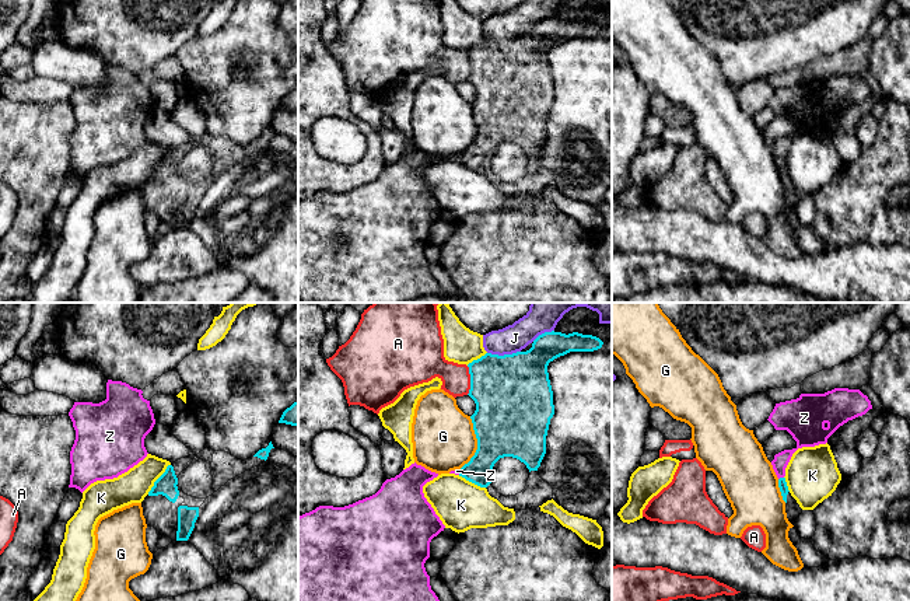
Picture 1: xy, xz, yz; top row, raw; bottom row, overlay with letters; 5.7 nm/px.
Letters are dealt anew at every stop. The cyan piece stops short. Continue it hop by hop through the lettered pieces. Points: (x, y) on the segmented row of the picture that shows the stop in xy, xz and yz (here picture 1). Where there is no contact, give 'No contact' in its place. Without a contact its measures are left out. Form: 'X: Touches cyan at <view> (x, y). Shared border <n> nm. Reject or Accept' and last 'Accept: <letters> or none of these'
A: Touches cyan at xz (471, 380). Shared border 170 nm. Reject
G: Touches cyan at xz (478, 443). Shared border 320 nm. Reject
J: Touches cyan at xz (504, 355). Shared border 190 nm. Reject
K: Touches cyan at xy (157, 479). Shared border 220 nm. Reject
Z: Touches cyan at yz (780, 478). Shared border 40 nm. Reject
Accept: none of these

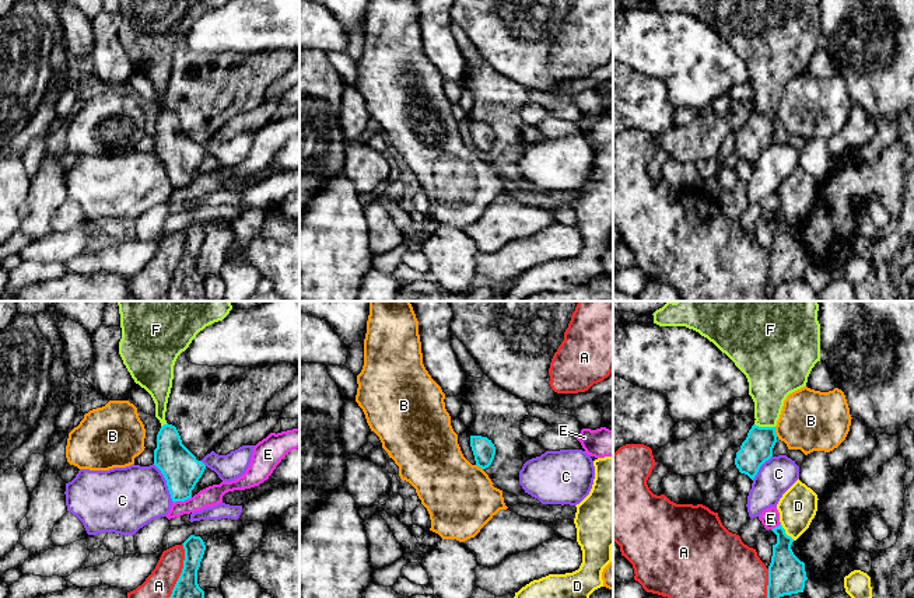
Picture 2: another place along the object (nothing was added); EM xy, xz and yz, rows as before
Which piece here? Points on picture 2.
A: Touches cyan at xy (182, 570). Shared border 320 nm. Reject
B: Touches cyan at yz (774, 432). Shared border 60 nm. Reject
C: Touches cyan at xy (167, 483). Shared border 260 nm. Reject
D: Touches cyan at yz (784, 532). Shared border 130 nm. Reject
E: Touches cyan at xy (182, 500). Shared border 110 nm. Reject
F: Touches cyan at yz (764, 427). Shared border 120 nm. Accept
Accept: F

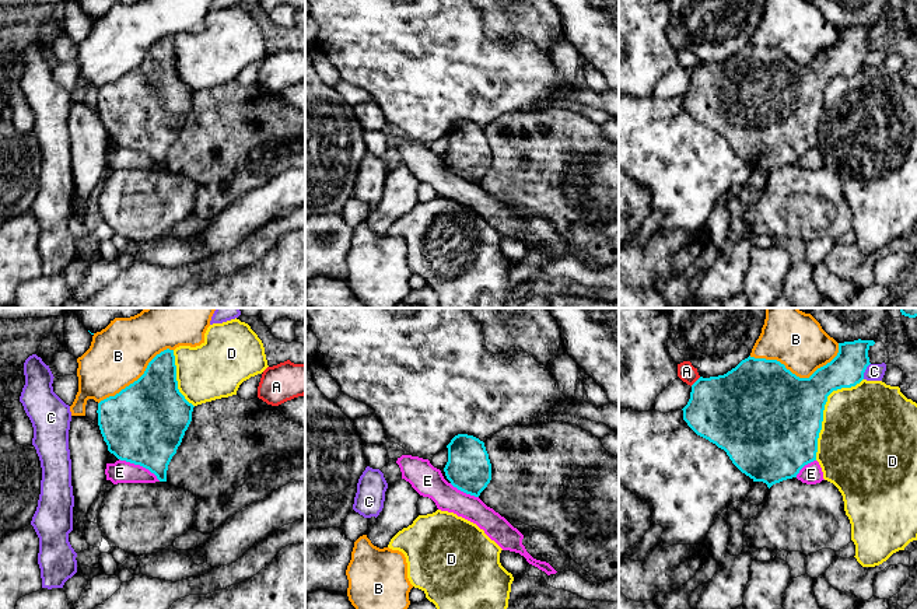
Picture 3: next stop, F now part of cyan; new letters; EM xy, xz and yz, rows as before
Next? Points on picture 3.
A: Touches cyan at yz (696, 381). Shared border 80 nm. Reject
B: Touches cyan at yz (798, 377). Shared border 550 nm. Reject
C: Touches cyan at yz (864, 371). Shared border 100 nm. Reject
D: Touches cyan at yz (823, 409). Shared border 550 nm. Reject
E: Touches cyan at xy (140, 465). Shared border 280 nm. Reject
Accept: none of these

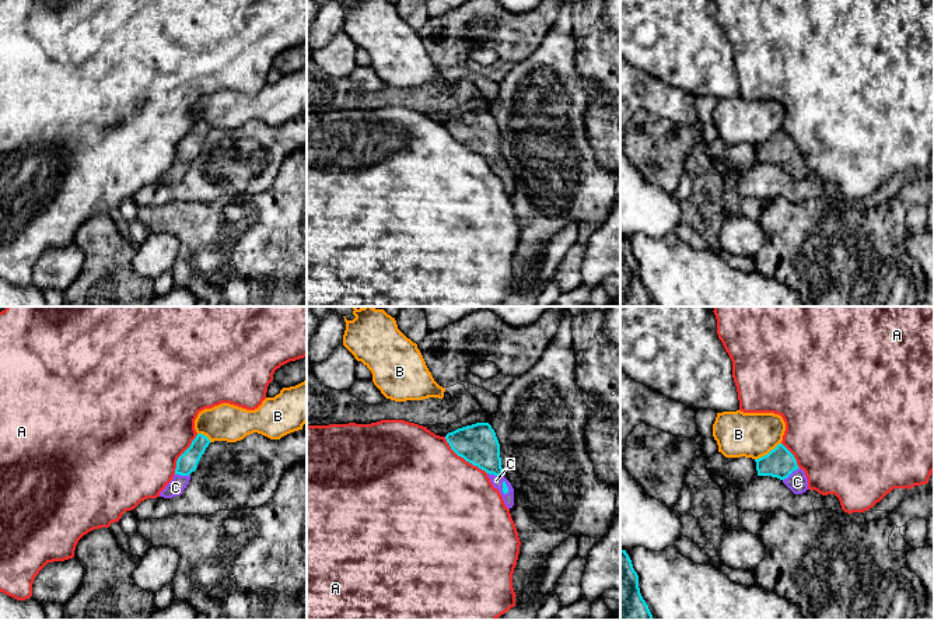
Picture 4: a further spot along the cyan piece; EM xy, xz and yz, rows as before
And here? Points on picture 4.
A: Touches cyan at xz (464, 458). Shared border 320 nm. Reject
B: Touches cyan at yz (769, 452). Shared border 180 nm. Reject
C: Touches cyan at xz (496, 475). Shared border 100 nm. Accept
Accept: C

